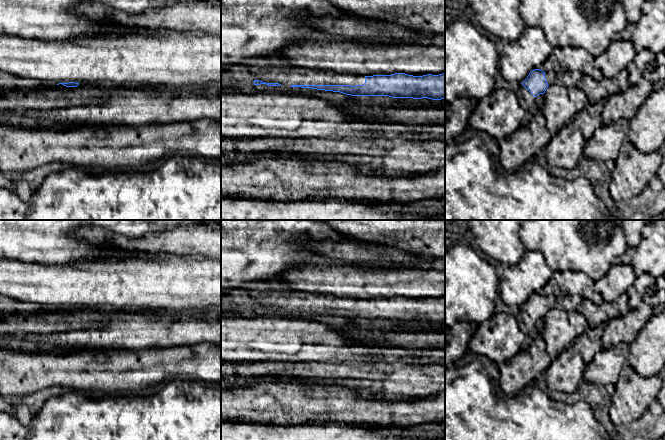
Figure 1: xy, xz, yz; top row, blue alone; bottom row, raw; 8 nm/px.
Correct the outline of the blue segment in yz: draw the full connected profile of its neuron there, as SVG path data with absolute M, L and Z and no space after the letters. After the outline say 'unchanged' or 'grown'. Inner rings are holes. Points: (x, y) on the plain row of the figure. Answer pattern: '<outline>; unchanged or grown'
M532 294L516 316L520 330L528 336L535 329L535 322L544 318L549 309L554 308L555 296Z; grown

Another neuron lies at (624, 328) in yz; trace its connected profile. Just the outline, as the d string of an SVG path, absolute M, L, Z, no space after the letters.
M642 301L636 309L609 319L602 336L602 348L612 349L622 342L630 345L653 314L653 308Z

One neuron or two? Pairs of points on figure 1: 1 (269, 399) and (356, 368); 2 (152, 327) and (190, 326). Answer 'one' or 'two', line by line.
1: two
2: one

